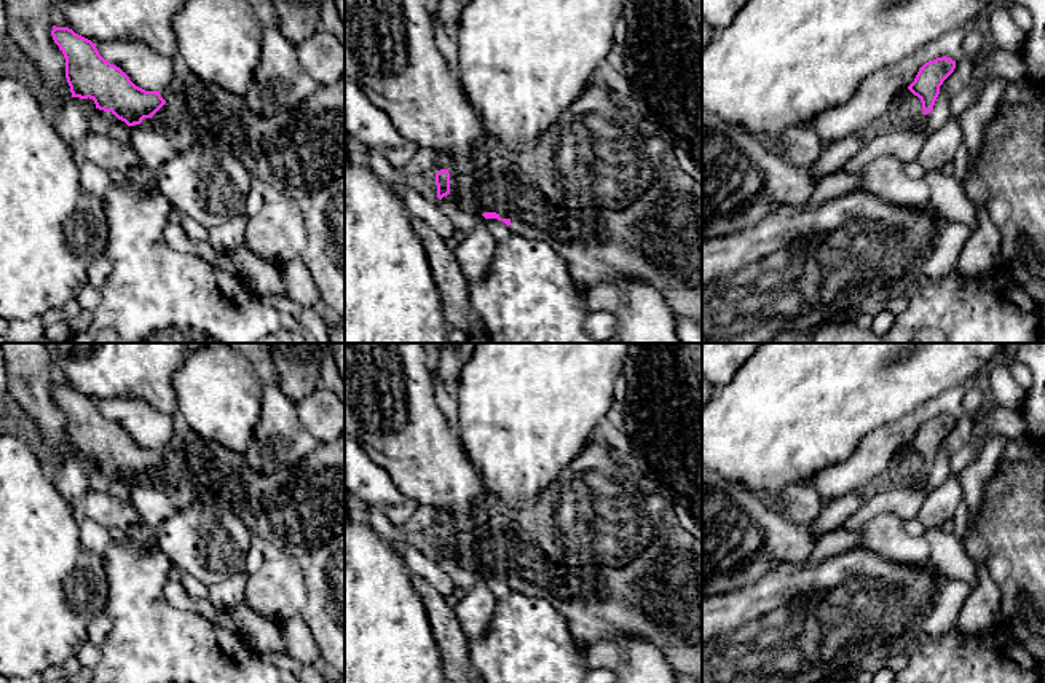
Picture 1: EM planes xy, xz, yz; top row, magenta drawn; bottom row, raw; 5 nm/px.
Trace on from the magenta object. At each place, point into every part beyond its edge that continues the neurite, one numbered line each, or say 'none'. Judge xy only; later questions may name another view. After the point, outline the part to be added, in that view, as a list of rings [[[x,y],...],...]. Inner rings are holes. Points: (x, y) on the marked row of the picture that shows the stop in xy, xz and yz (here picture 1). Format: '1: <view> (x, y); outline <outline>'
1: xy (297, 153); outline [[[175,57],[175,73],[160,91],[166,104],[139,126],[150,128],[174,144],[195,144],[214,137],[249,171],[255,184],[298,204],[345,176],[345,77],[319,85],[297,112],[265,116],[250,112],[239,96],[203,81]]]

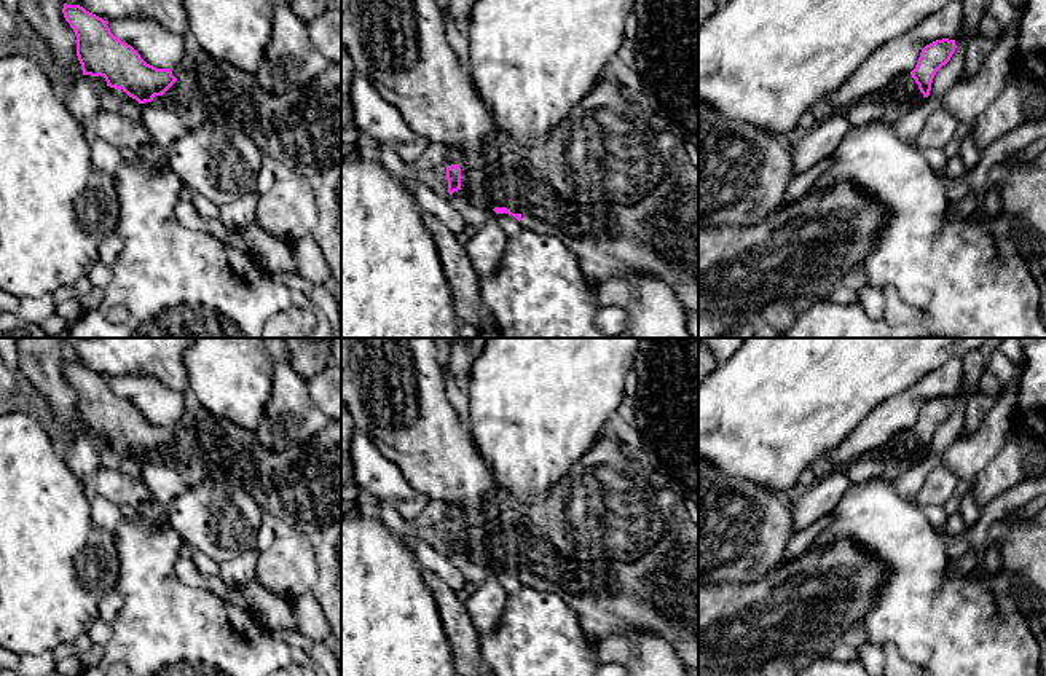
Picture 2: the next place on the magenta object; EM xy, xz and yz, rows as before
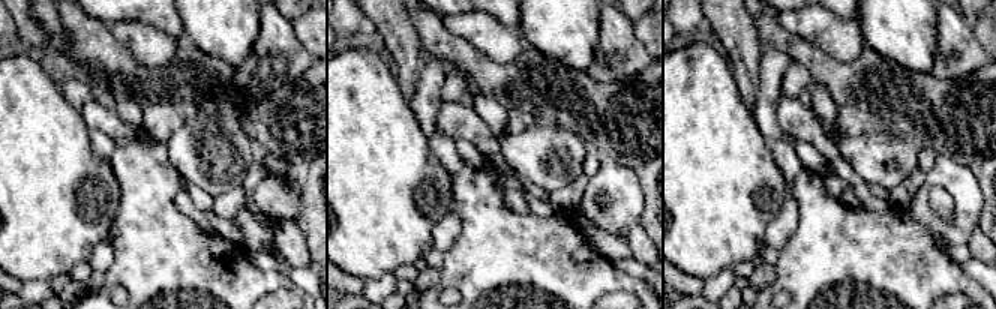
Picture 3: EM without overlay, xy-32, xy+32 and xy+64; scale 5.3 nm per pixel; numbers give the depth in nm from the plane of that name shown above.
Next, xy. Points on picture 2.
1: xy (300, 131); outline [[[187,35],[185,56],[171,72],[177,81],[150,104],[161,105],[185,121],[225,115],[260,148],[266,161],[309,182],[341,161],[341,62],[330,62],[308,89],[276,94],[262,89],[250,73],[214,59]]]

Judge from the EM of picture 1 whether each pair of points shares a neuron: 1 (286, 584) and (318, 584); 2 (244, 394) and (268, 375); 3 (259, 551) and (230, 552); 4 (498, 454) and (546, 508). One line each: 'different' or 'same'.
1: different
2: different
3: different
4: different

